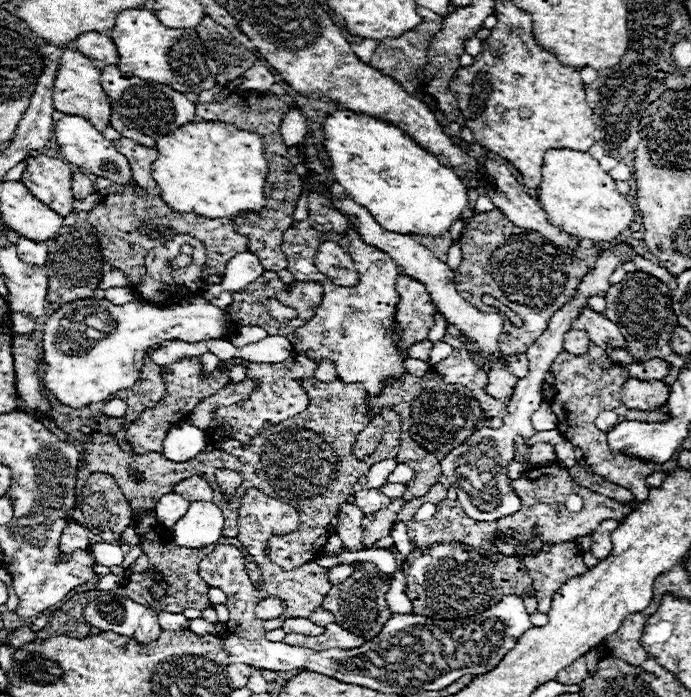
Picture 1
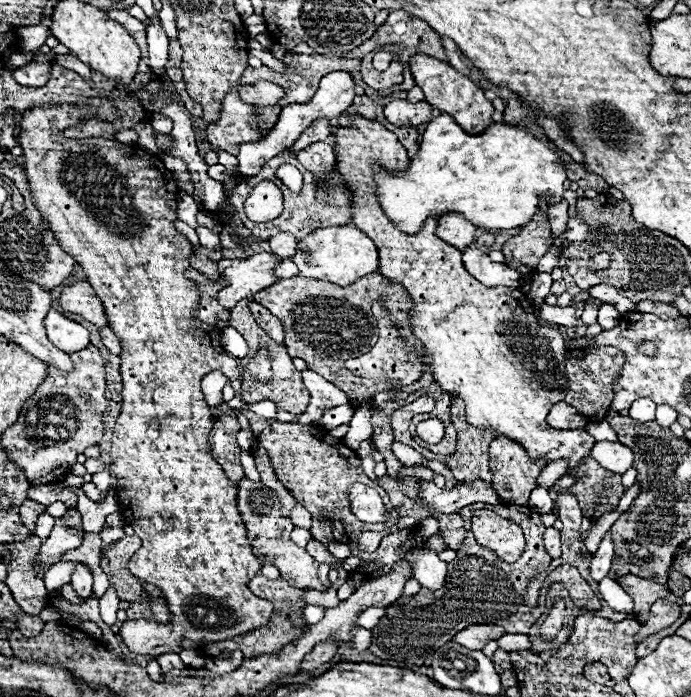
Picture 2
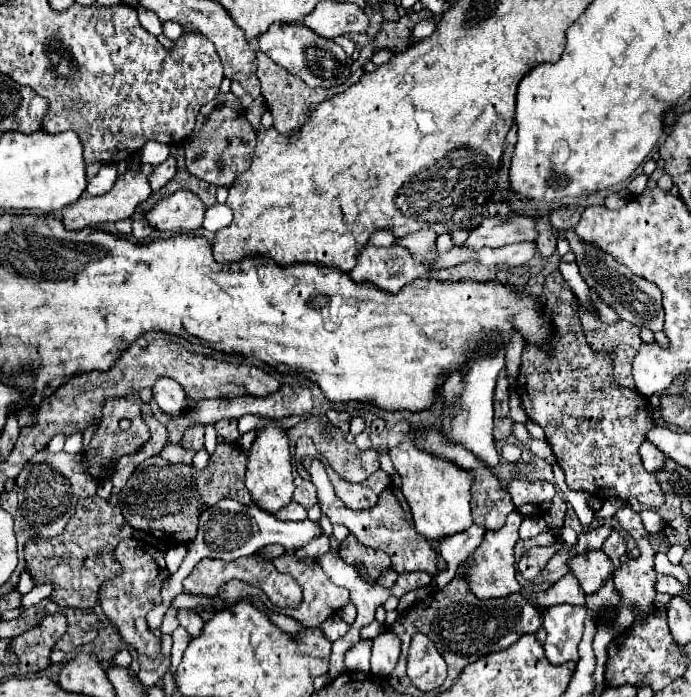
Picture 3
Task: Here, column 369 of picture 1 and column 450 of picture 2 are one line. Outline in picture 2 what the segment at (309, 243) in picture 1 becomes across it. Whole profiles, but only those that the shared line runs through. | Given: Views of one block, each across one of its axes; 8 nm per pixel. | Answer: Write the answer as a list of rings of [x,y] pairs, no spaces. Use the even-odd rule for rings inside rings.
[[[356,118],[354,126],[350,128],[332,128],[332,134],[336,136],[336,162],[338,170],[342,170],[346,184],[350,186],[354,198],[354,218],[352,224],[366,232],[374,244],[378,246],[378,272],[380,276],[398,282],[408,298],[412,300],[410,310],[410,328],[414,336],[424,344],[424,356],[428,358],[426,368],[430,368],[436,384],[450,394],[458,394],[466,402],[466,418],[472,426],[490,426],[496,430],[496,434],[504,434],[508,438],[514,438],[516,442],[522,442],[526,446],[530,458],[546,458],[546,462],[554,462],[558,458],[568,460],[568,468],[574,468],[576,462],[584,460],[590,448],[594,446],[594,438],[580,430],[556,430],[546,424],[546,416],[550,408],[556,402],[564,400],[566,390],[566,374],[564,374],[564,362],[566,362],[566,342],[564,336],[554,326],[542,326],[534,316],[534,306],[528,300],[528,296],[520,288],[510,286],[498,286],[498,288],[486,288],[480,284],[474,276],[468,274],[468,270],[462,264],[462,252],[444,240],[436,236],[438,220],[430,216],[420,232],[406,234],[396,228],[396,224],[386,216],[378,202],[376,194],[376,180],[374,180],[374,168],[380,166],[390,172],[402,172],[410,166],[410,158],[406,154],[406,148],[398,142],[394,132],[386,130],[380,122],[370,122],[364,118]]]

